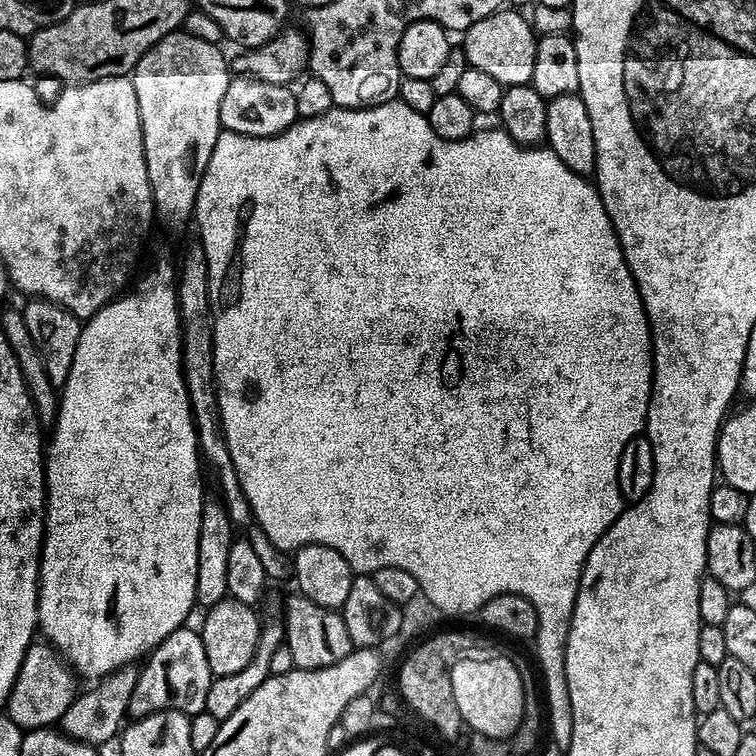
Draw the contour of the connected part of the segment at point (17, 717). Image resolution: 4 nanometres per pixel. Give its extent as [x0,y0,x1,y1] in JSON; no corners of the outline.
[5,642,77,731]

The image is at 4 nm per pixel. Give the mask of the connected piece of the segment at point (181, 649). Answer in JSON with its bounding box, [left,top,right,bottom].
[127,626,213,718]

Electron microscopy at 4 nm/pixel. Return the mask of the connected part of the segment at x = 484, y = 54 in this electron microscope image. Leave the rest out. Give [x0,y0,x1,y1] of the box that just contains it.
[462,10,538,84]

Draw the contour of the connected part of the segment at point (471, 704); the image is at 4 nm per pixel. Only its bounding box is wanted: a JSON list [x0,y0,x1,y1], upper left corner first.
[452,658,522,740]

